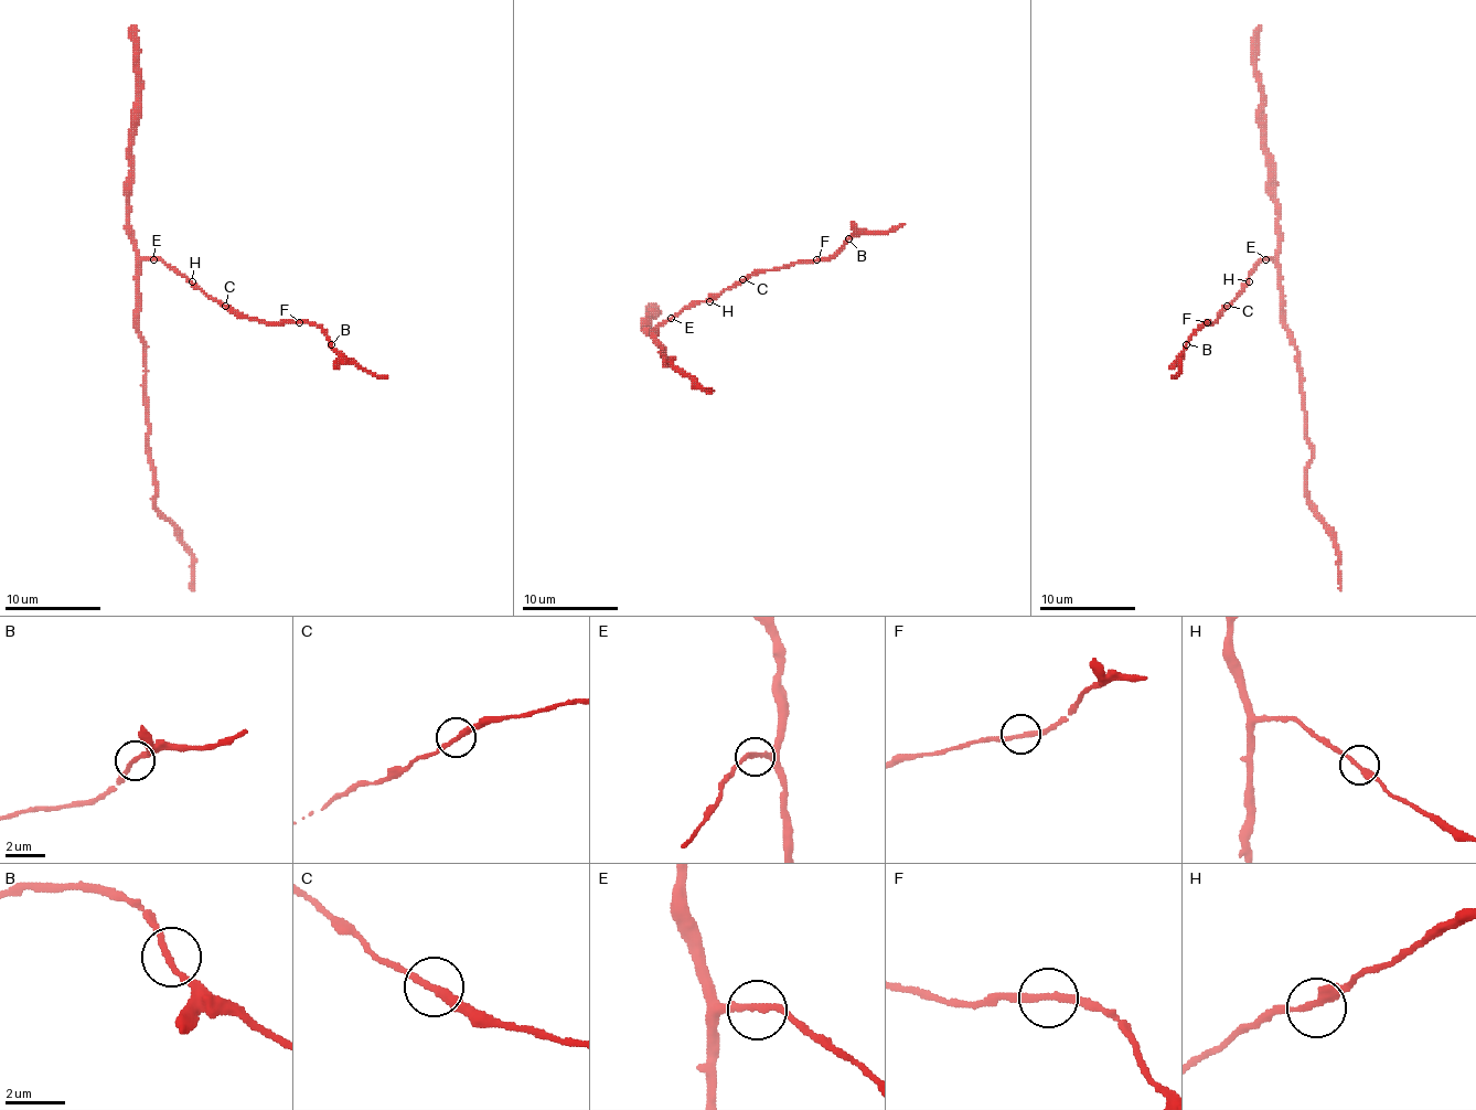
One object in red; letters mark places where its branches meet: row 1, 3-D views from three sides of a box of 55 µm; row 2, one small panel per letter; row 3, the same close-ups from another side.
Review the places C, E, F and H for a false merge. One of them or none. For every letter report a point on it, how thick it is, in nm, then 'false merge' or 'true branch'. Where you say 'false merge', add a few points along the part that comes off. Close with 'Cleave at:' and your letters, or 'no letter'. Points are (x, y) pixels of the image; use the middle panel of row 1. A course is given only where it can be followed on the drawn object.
C: at (742, 279); 260 nm thick; true branch
E: at (671, 318); 220 nm thick; true branch
F: at (816, 259); 240 nm thick; true branch
H: at (709, 301); 260 nm thick; true branch
Cleave at: no letter

